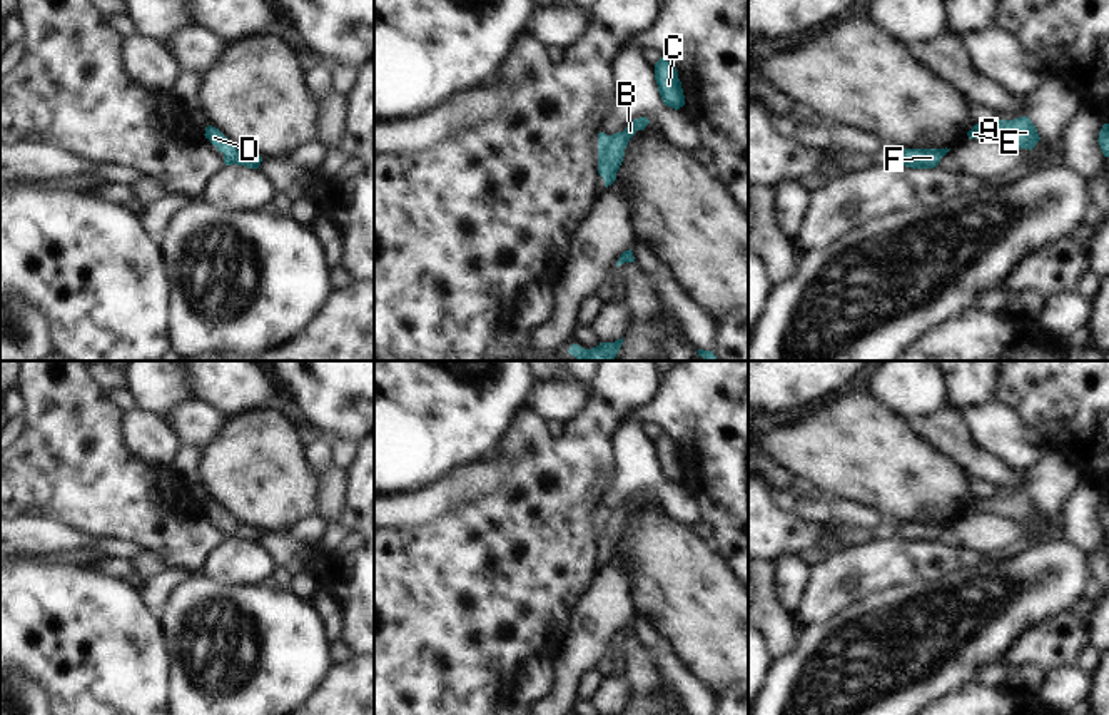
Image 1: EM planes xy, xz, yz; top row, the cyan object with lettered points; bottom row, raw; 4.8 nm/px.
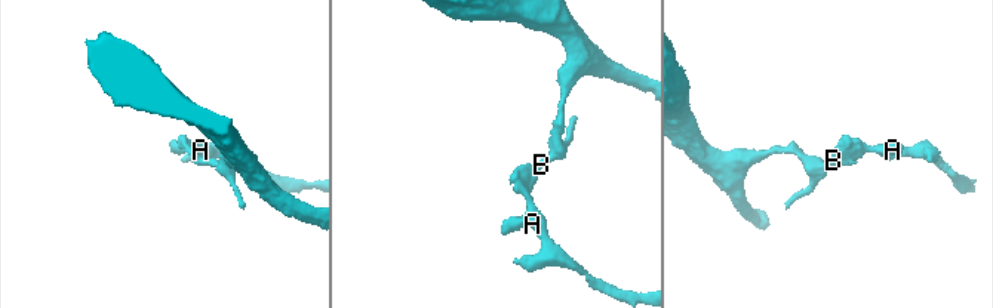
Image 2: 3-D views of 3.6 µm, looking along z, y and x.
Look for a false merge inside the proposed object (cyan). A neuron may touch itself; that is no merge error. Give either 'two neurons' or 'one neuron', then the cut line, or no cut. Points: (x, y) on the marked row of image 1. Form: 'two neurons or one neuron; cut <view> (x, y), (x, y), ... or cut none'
two neurons; cut xz (612, 136), (598, 161)

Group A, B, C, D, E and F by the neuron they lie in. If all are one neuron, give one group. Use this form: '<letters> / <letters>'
A D E / B C F

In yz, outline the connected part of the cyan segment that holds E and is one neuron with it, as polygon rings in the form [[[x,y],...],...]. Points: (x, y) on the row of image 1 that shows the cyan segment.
[[[1025,115],[1014,120],[1002,119],[990,125],[975,124],[967,135],[969,139],[990,139],[1014,149],[1029,150],[1041,140],[1036,125]]]

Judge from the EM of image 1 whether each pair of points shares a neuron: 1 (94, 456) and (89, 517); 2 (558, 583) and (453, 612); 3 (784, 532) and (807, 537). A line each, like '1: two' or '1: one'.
1: one
2: one
3: one

